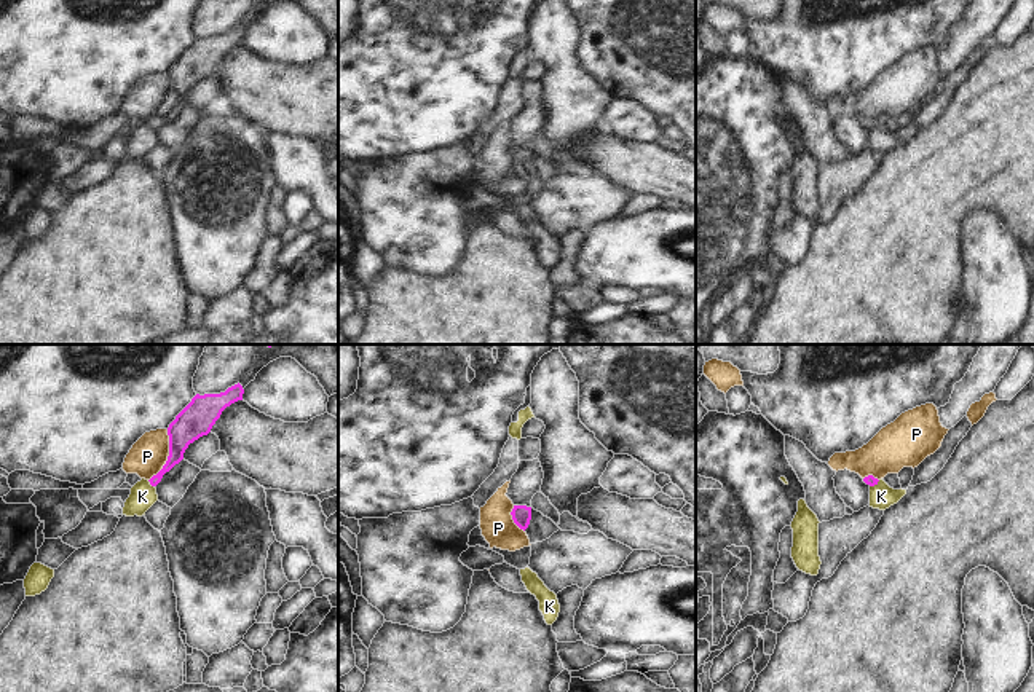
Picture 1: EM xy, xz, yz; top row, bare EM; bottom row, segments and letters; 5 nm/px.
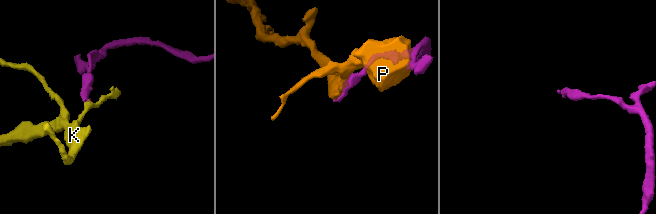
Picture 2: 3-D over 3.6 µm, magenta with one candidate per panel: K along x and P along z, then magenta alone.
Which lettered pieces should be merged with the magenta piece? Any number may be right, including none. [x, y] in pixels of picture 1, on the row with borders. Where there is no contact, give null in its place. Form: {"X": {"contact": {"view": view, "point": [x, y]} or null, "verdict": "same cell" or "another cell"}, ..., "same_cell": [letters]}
{"K": {"contact": {"view": "xy", "point": [150, 483]}, "verdict": "another cell"}, "P": {"contact": {"view": "xy", "point": [169, 455]}, "verdict": "another cell"}, "same_cell": []}

